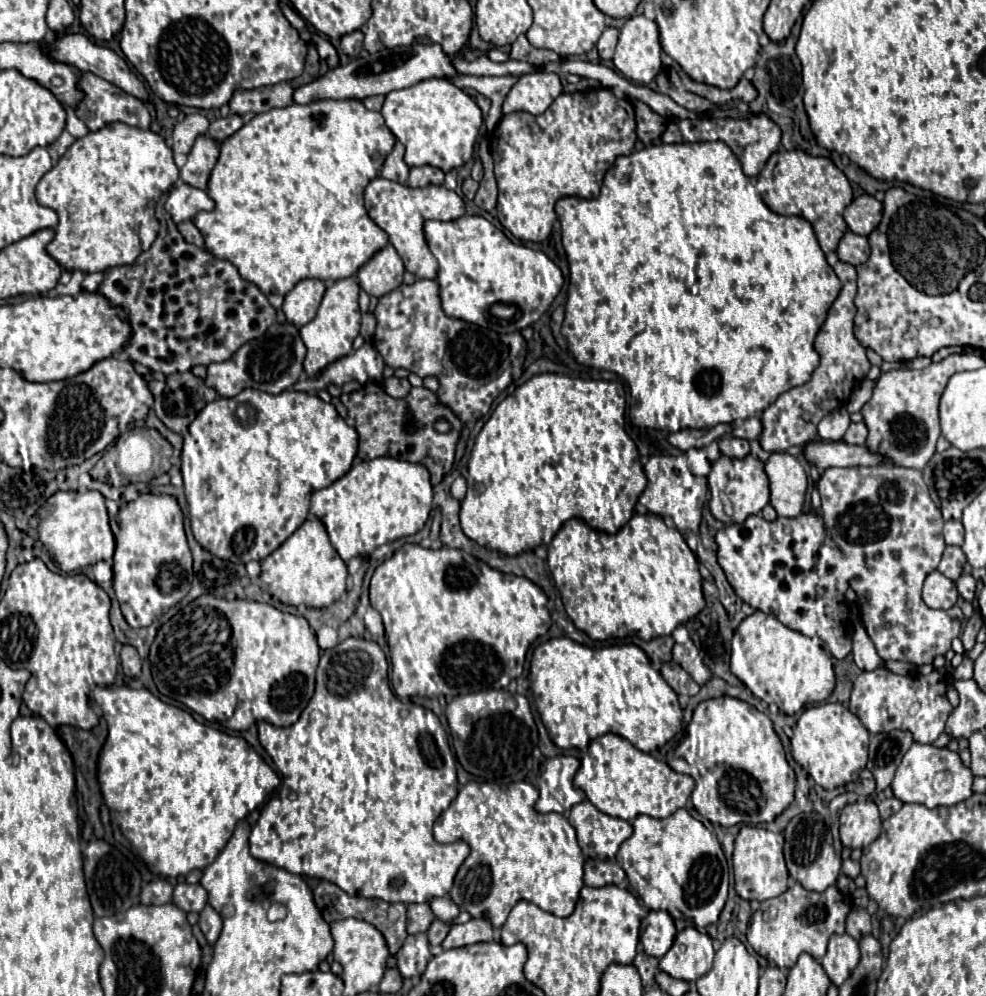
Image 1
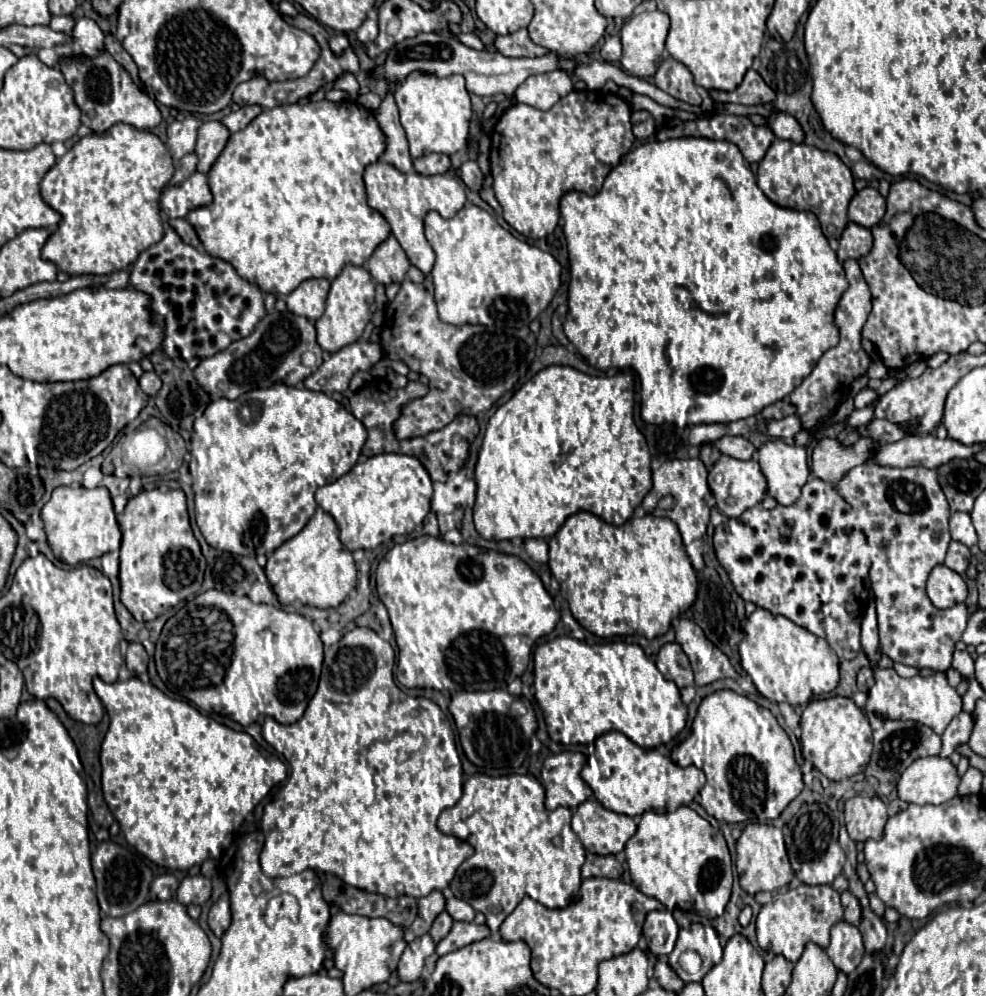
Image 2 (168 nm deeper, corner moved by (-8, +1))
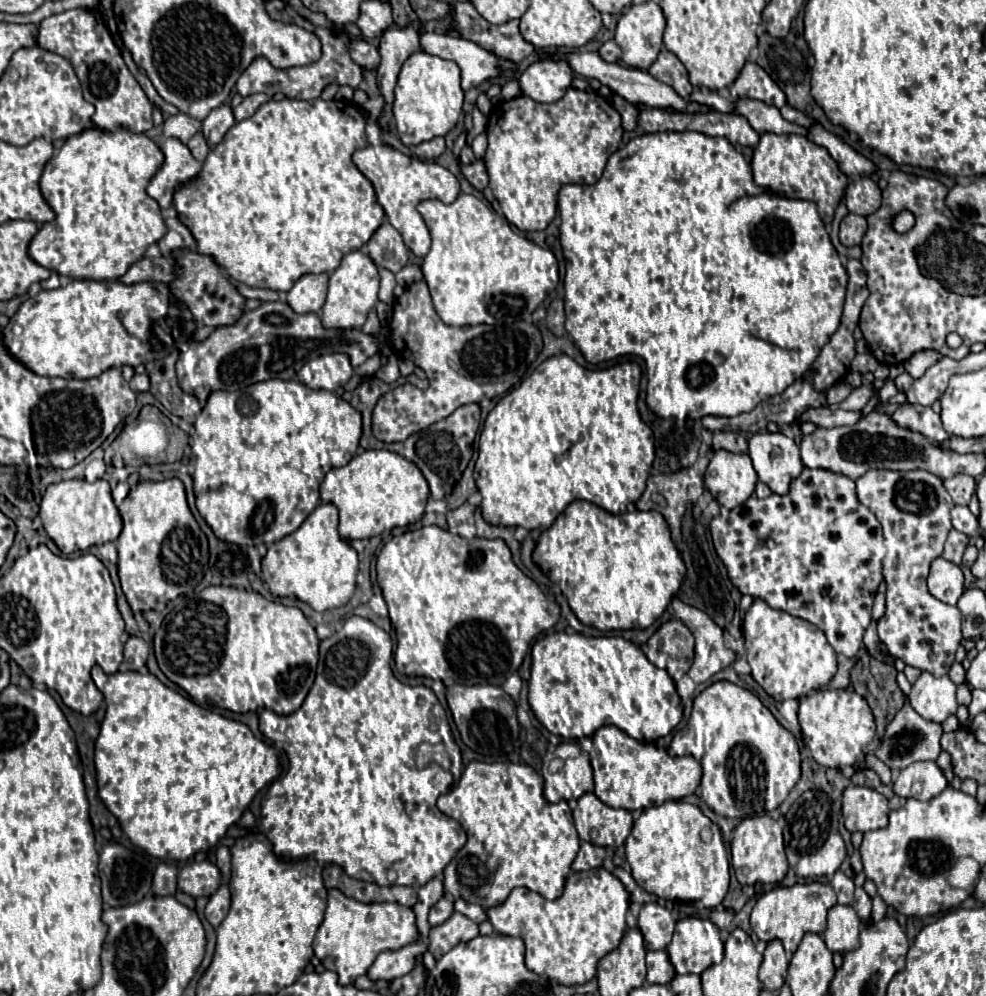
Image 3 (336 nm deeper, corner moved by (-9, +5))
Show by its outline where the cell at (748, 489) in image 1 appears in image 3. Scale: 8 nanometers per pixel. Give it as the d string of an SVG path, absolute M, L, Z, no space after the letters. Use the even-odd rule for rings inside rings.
M716 451L704 473L704 487L726 509L742 505L754 493L756 481L748 453Z

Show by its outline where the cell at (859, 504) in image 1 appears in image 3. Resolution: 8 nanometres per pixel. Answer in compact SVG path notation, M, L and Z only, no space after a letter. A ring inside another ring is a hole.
M868 471L856 481L856 493L858 501L866 505L882 523L884 529L884 541L886 541L886 557L884 557L884 581L888 585L886 591L886 613L878 621L878 637L880 641L888 647L892 655L902 659L906 665L918 667L920 671L928 671L934 677L948 675L952 663L954 663L954 653L962 641L962 615L956 607L938 601L928 593L926 587L926 577L930 563L942 553L944 541L948 531L952 529L950 523L950 509L954 503L950 501L950 495L946 493L942 479L928 473L928 471Z

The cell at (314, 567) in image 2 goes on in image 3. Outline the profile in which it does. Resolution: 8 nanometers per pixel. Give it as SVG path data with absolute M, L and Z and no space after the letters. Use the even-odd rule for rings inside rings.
M320 503L308 519L284 539L272 543L262 559L262 579L274 597L298 597L314 611L342 607L350 601L356 587L358 553L338 535L338 509Z

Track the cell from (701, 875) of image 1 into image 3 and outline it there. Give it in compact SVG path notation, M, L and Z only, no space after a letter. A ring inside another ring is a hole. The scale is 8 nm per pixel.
M666 801L662 805L644 809L642 815L634 821L634 827L624 846L625 860L632 869L634 881L648 893L654 893L662 899L698 901L706 909L718 907L722 903L730 881L728 853L722 843L719 827L712 823L696 805L690 805L686 801Z

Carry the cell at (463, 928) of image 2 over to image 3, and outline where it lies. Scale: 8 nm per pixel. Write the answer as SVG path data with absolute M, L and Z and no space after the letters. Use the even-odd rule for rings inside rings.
M454 911L448 921L430 929L428 951L434 955L434 959L440 959L454 945L466 943L466 941L474 939L476 935L478 935L478 925L474 921L470 921L466 915Z

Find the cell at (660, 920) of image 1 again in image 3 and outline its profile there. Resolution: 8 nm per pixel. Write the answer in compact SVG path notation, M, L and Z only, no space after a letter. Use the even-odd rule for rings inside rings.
M644 903L638 915L638 929L644 935L648 951L666 949L674 935L674 919L666 907L658 903Z

